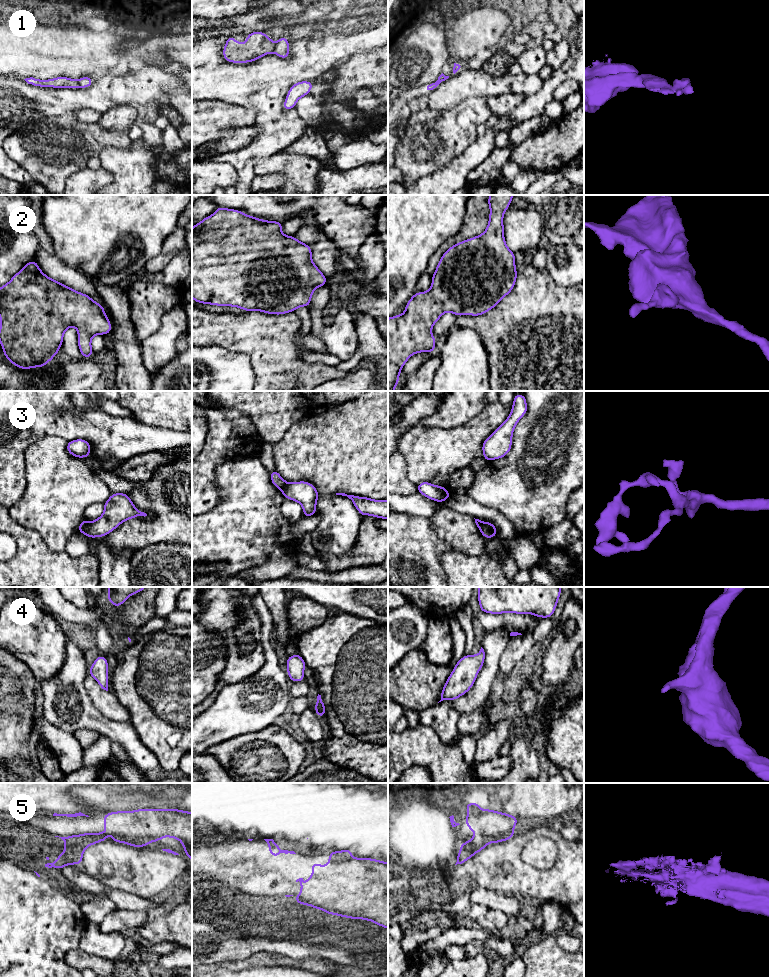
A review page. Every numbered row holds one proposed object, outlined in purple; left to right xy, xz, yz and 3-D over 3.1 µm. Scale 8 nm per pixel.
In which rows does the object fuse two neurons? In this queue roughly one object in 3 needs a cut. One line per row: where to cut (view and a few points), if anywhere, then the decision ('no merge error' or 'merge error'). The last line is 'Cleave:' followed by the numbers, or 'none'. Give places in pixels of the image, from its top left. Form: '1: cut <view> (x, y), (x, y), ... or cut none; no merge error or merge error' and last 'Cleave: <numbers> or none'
1: cut xz (275, 44), (272, 51); merge error
2: cut none; no merge error
3: cut xy (89, 522), (83, 532); merge error
4: cut none; no merge error
5: cut none; no merge error
Cleave: 1, 3

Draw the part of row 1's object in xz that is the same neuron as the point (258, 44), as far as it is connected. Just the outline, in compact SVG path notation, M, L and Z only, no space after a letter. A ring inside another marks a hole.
M255 31L245 36L246 44L235 41L235 36L226 39L223 58L226 62L254 62L274 51L275 43L264 32Z

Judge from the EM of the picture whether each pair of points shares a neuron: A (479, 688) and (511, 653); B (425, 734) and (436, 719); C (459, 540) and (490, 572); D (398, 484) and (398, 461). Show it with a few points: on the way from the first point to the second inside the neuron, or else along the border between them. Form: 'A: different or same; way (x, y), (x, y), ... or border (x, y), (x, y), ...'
A: different; border (507, 644), (501, 656), (498, 670)
B: different; border (420, 724), (430, 726), (445, 745)
C: different; border (453, 549), (467, 555), (480, 555), (482, 553)
D: same; way (398, 478), (398, 467)

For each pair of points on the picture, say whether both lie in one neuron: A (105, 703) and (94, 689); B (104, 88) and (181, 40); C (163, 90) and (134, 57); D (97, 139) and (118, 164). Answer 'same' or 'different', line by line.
A: same
B: different
C: different
D: different

